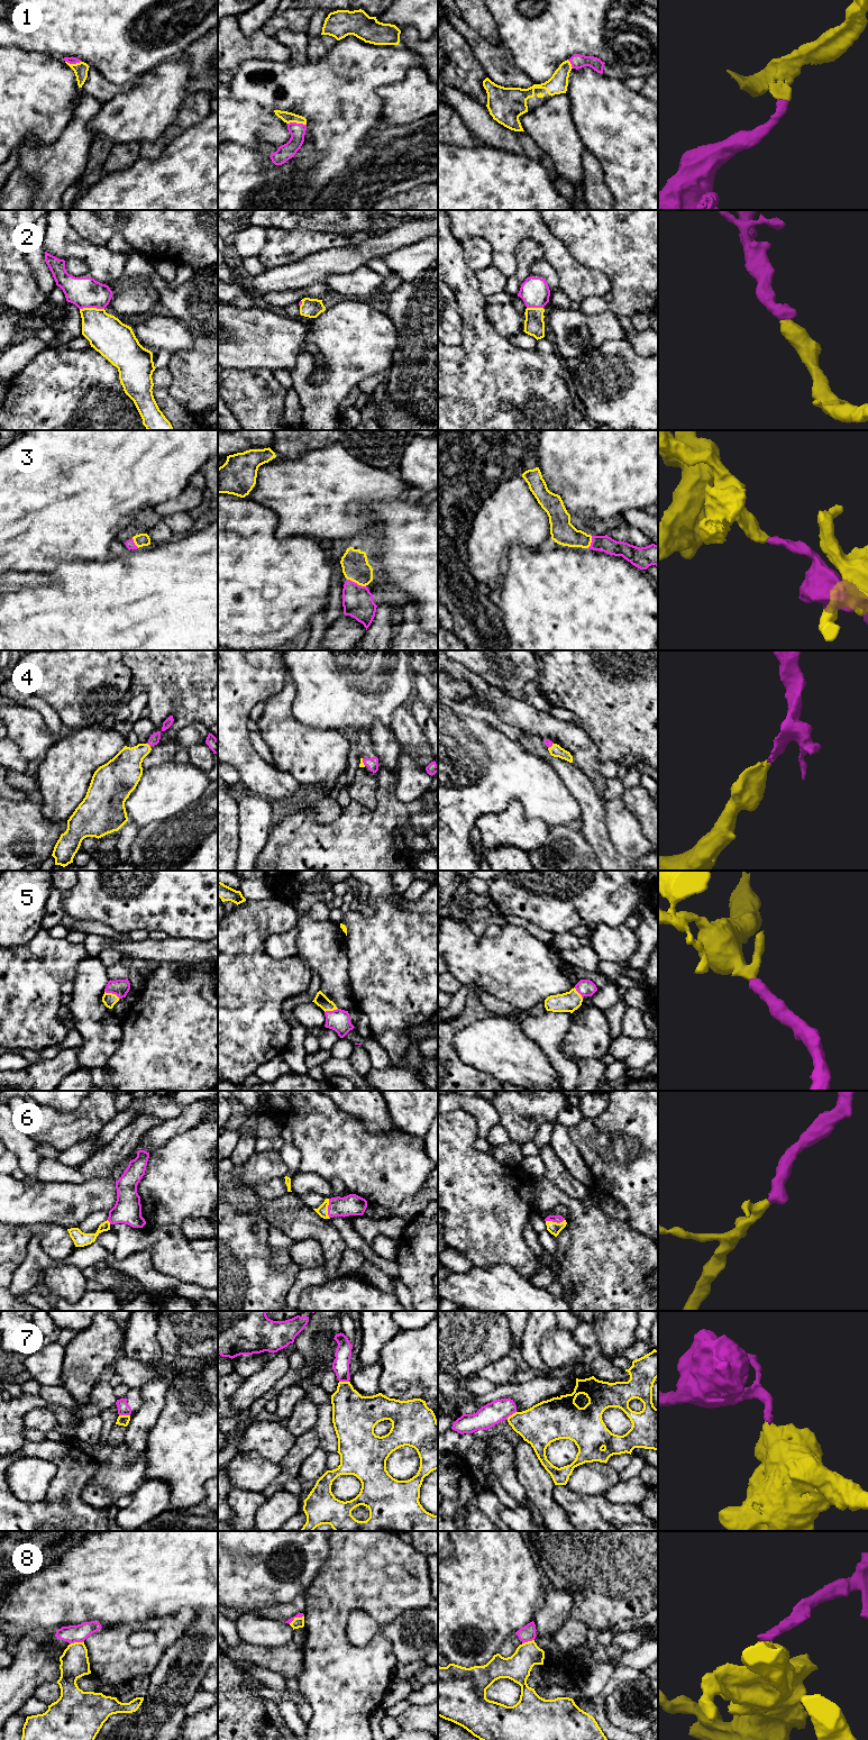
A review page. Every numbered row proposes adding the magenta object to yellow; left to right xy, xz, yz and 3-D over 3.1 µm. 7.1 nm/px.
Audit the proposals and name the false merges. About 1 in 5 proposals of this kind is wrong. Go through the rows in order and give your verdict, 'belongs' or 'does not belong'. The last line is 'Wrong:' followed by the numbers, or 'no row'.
1: belongs
2: belongs
3: belongs
4: belongs
5: belongs
6: belongs
7: does not belong
8: belongs
Wrong: 7

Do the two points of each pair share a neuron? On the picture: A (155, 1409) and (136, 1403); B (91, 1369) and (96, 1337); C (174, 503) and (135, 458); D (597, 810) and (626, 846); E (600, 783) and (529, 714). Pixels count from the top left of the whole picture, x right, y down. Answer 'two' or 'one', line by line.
A: two
B: one
C: two
D: two
E: one

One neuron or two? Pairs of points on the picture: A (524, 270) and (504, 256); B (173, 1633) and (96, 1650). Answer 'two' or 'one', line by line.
A: two
B: one

